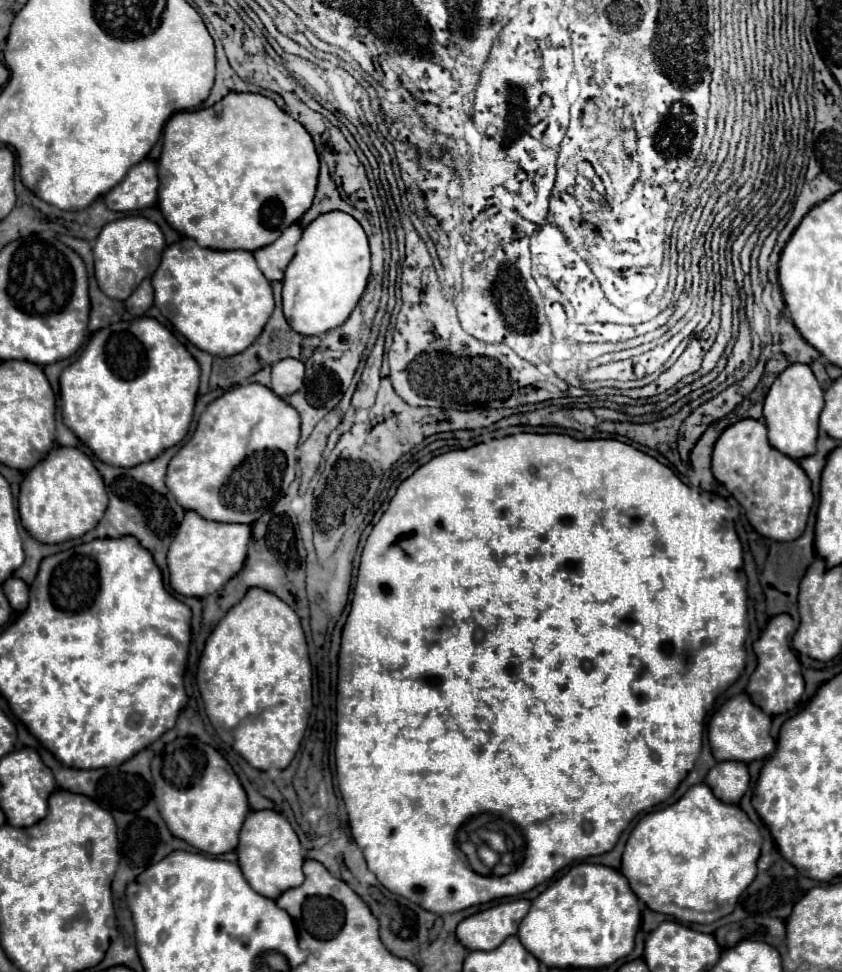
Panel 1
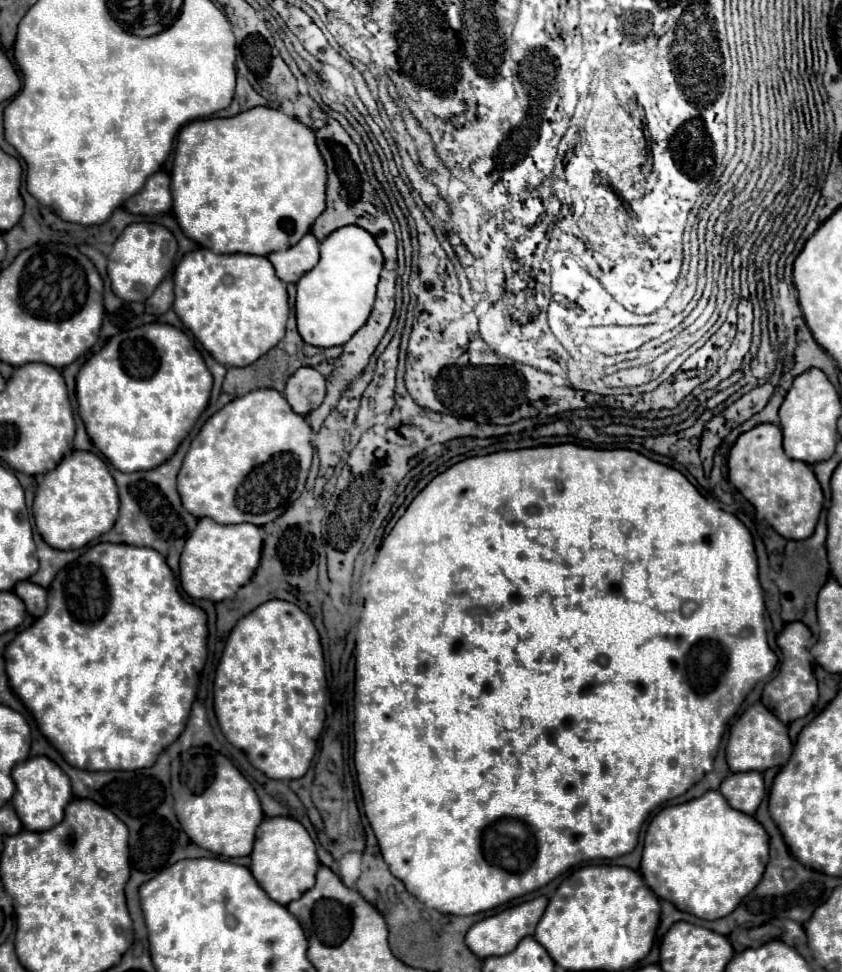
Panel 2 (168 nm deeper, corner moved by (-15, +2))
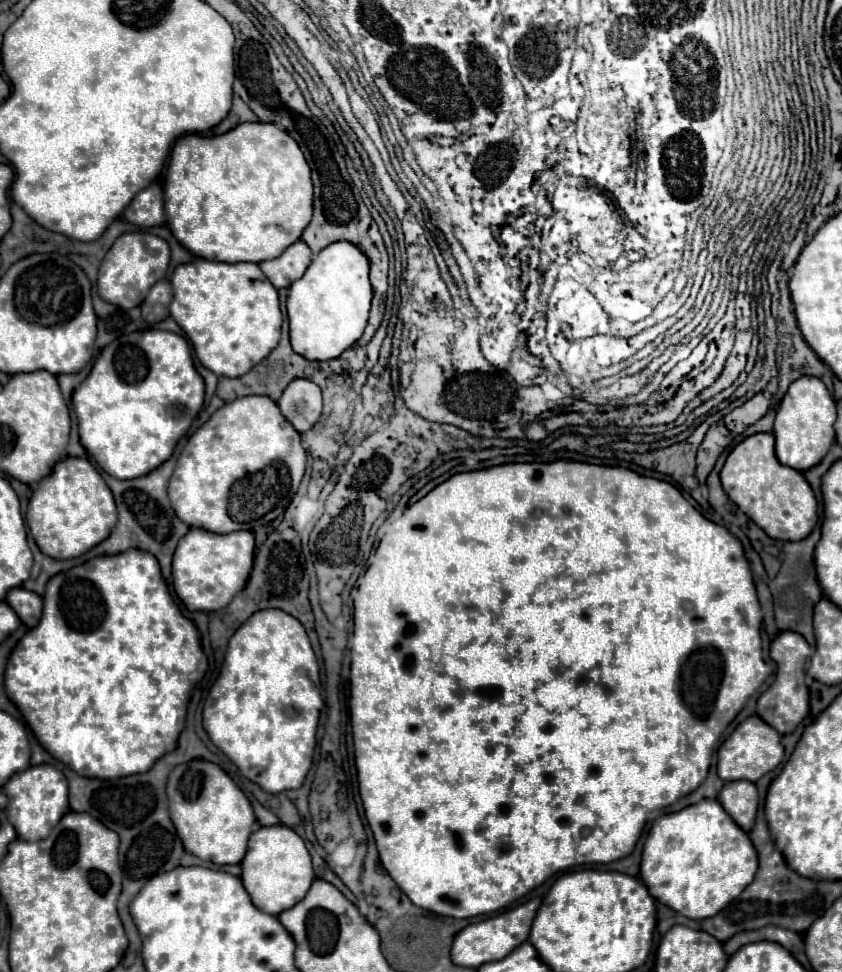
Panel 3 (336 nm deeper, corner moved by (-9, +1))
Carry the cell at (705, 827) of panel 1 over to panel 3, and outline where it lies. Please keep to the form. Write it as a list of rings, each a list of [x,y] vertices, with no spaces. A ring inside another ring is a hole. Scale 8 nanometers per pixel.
[[[703,799],[677,813],[663,815],[653,823],[643,847],[643,867],[639,877],[647,885],[649,893],[663,905],[689,919],[707,919],[729,905],[749,885],[749,881],[753,881],[755,871],[757,853],[747,833],[739,825],[733,825],[733,819],[725,813],[725,809],[721,809],[717,799]]]

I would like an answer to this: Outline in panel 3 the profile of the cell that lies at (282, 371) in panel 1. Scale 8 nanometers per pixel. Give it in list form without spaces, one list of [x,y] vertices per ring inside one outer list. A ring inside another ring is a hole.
[[[295,379],[277,401],[281,413],[299,431],[309,431],[321,417],[321,389],[313,381]]]

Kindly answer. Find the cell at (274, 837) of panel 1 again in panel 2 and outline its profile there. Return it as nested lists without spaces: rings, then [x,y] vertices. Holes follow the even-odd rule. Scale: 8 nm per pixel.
[[[291,816],[265,818],[257,828],[255,846],[251,852],[251,872],[255,880],[265,888],[271,900],[279,904],[289,904],[297,900],[307,888],[315,884],[315,872],[319,868],[319,858],[309,832]]]

